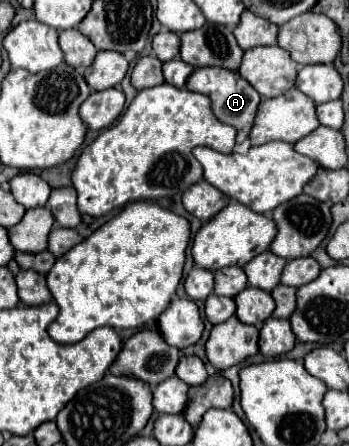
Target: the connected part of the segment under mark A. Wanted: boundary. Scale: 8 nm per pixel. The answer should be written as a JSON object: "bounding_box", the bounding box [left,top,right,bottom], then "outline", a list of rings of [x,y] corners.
{"bounding_box":[186,67,260,143],"outline":[[[200,67],[200,69],[192,71],[192,75],[186,81],[186,87],[190,91],[204,93],[204,95],[208,95],[212,99],[214,115],[220,121],[236,127],[238,143],[242,143],[248,137],[248,133],[252,129],[252,123],[254,123],[256,109],[260,105],[260,95],[258,95],[258,91],[252,85],[248,85],[248,81],[244,81],[240,77],[240,73],[230,71],[230,69],[220,69],[220,67]]]}

